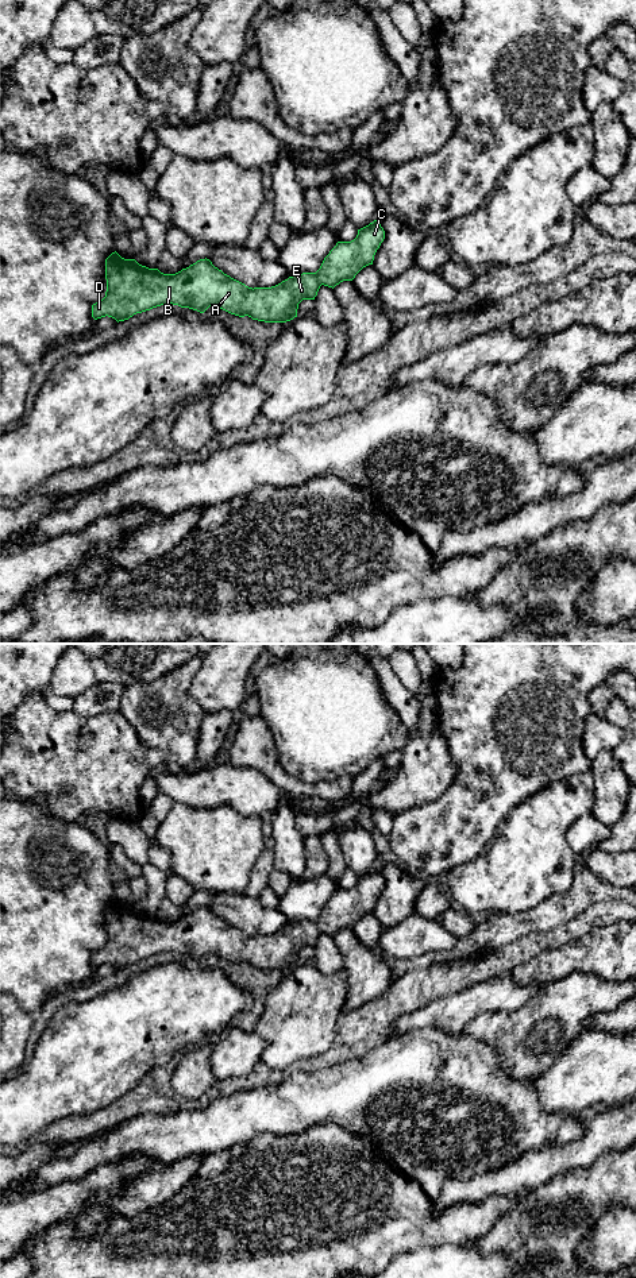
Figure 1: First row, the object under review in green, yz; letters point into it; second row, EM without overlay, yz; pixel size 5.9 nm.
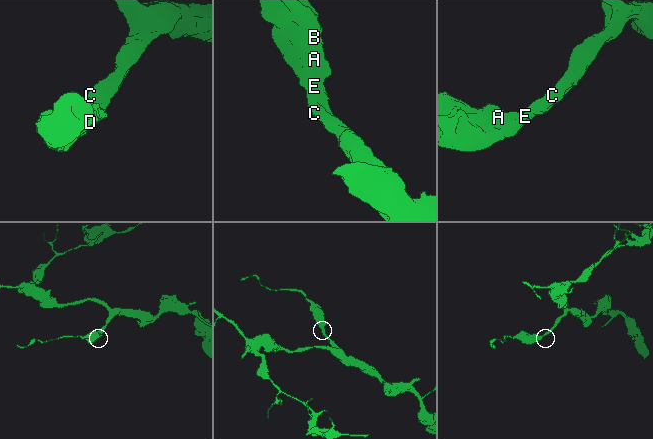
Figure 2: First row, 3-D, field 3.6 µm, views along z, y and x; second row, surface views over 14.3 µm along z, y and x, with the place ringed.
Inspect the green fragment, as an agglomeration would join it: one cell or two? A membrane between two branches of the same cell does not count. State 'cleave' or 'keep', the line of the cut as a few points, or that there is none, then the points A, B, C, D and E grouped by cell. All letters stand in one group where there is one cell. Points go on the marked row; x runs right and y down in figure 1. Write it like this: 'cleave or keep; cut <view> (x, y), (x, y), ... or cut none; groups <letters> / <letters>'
keep; cut none; groups A B C D E

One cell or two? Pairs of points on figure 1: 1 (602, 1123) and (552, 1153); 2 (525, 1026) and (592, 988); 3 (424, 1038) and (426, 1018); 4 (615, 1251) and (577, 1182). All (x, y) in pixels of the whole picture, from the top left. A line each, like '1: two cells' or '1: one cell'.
1: one cell
2: one cell
3: two cells
4: two cells

